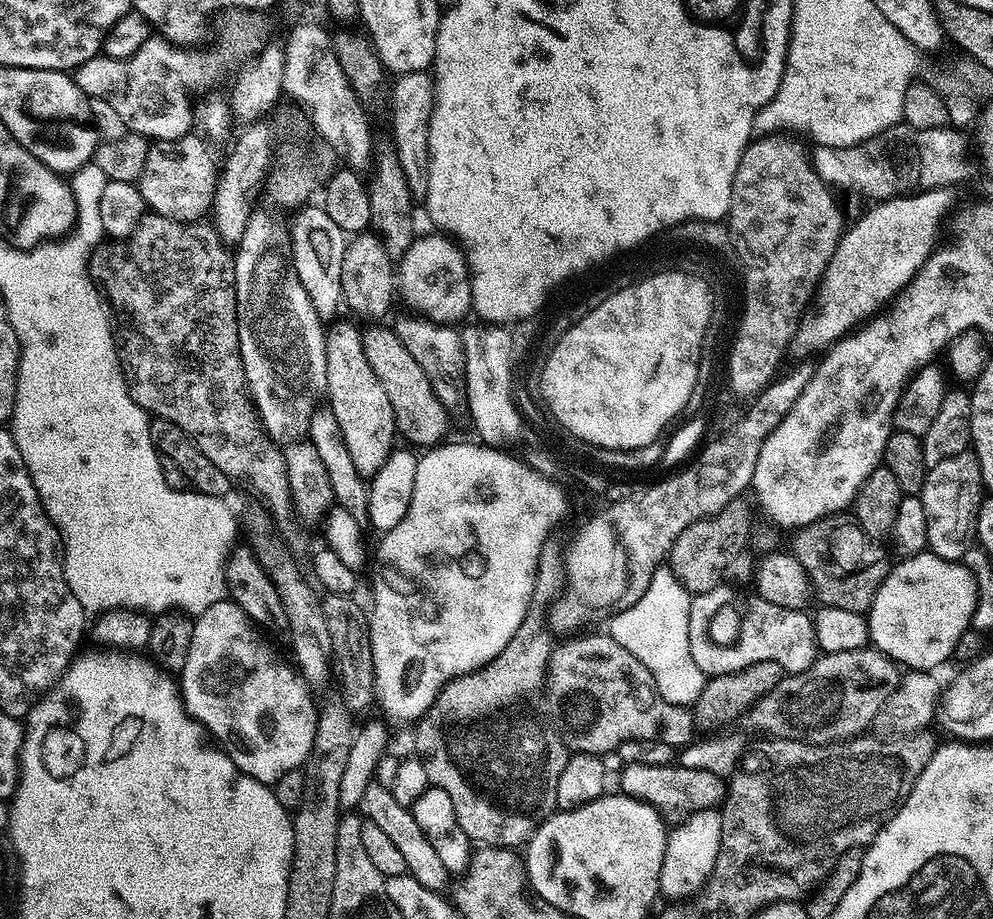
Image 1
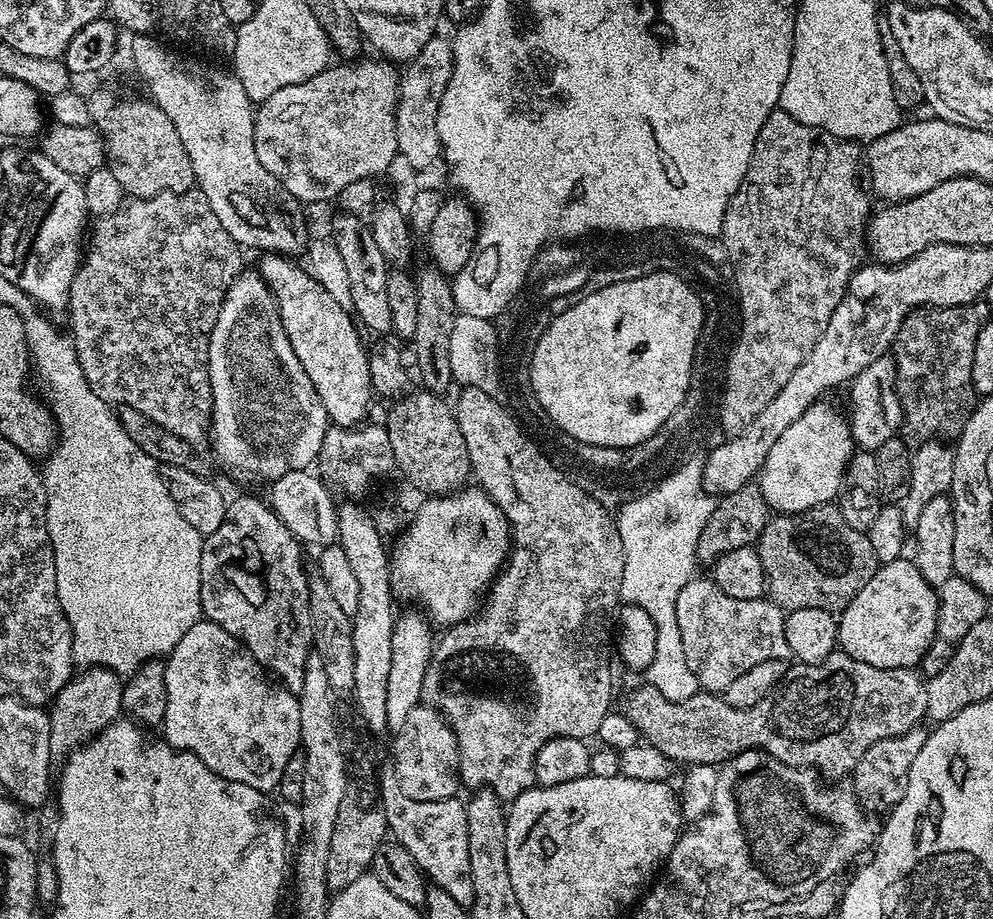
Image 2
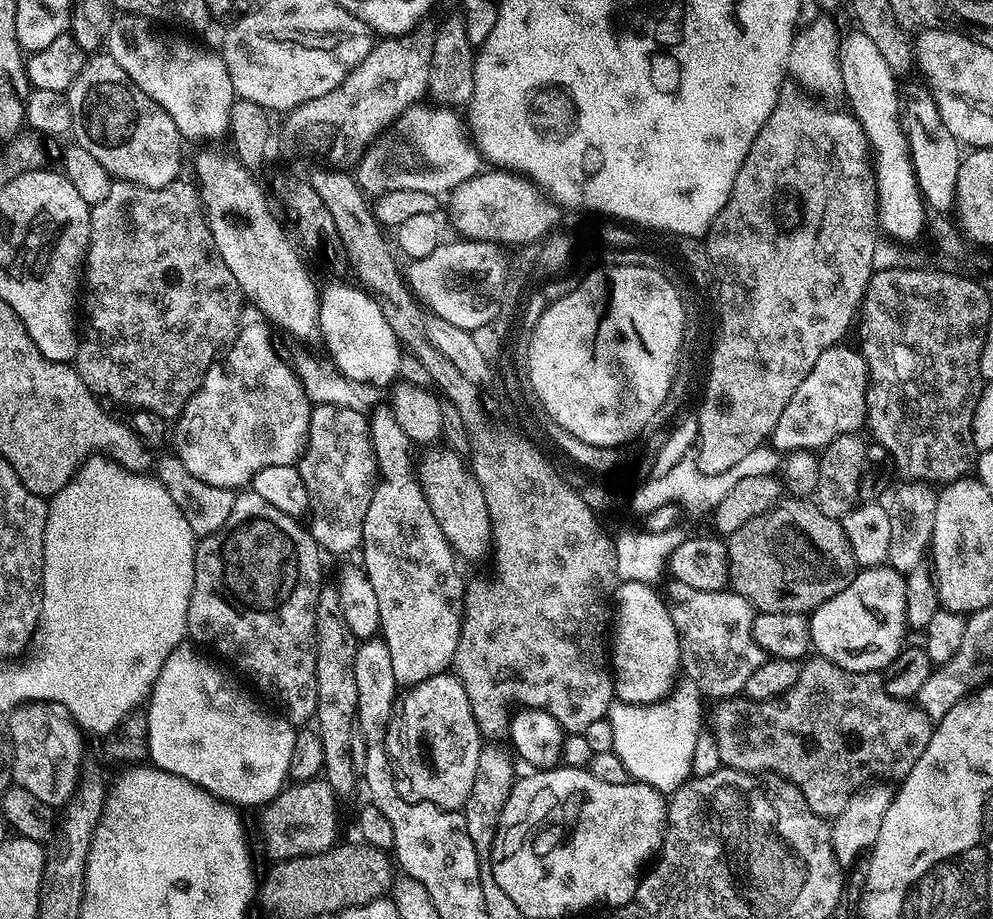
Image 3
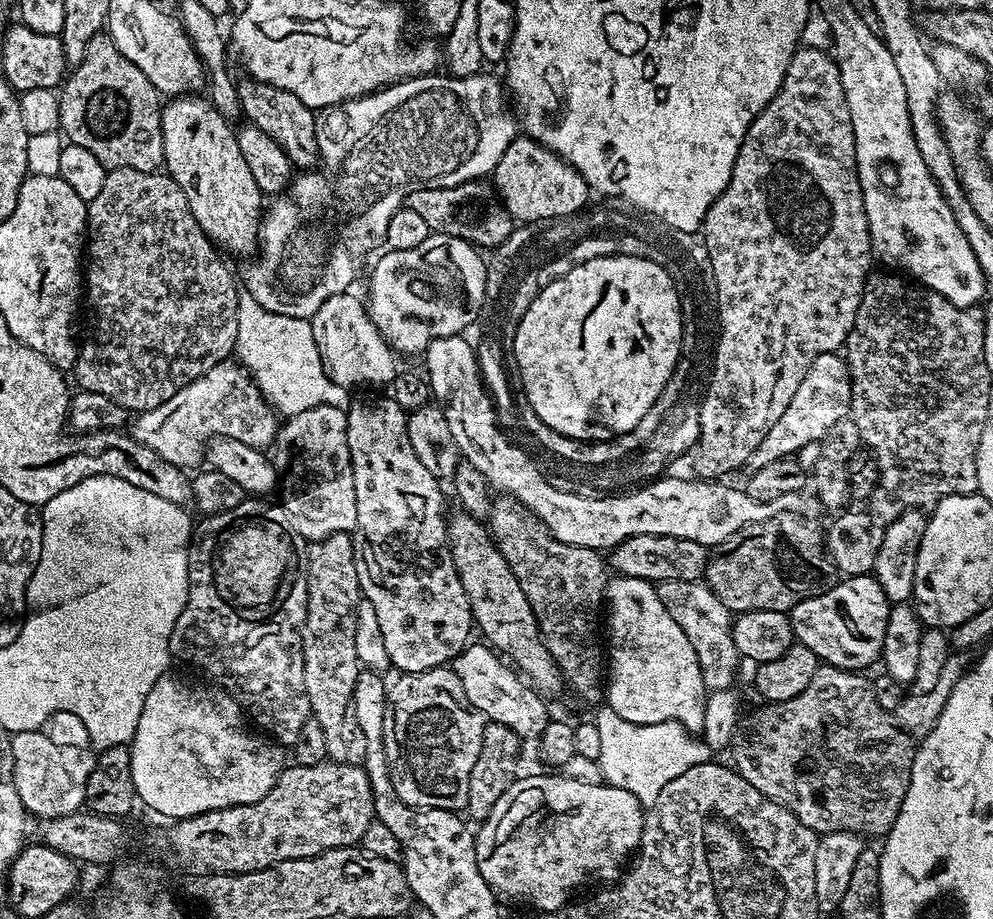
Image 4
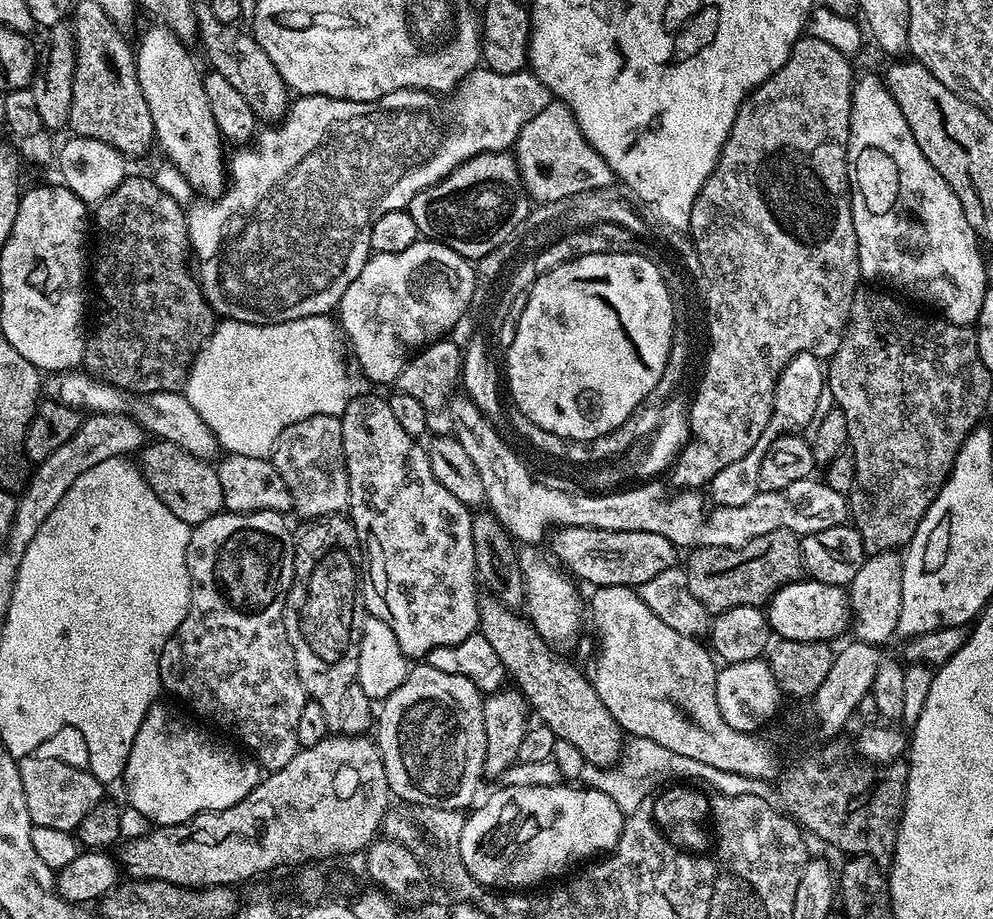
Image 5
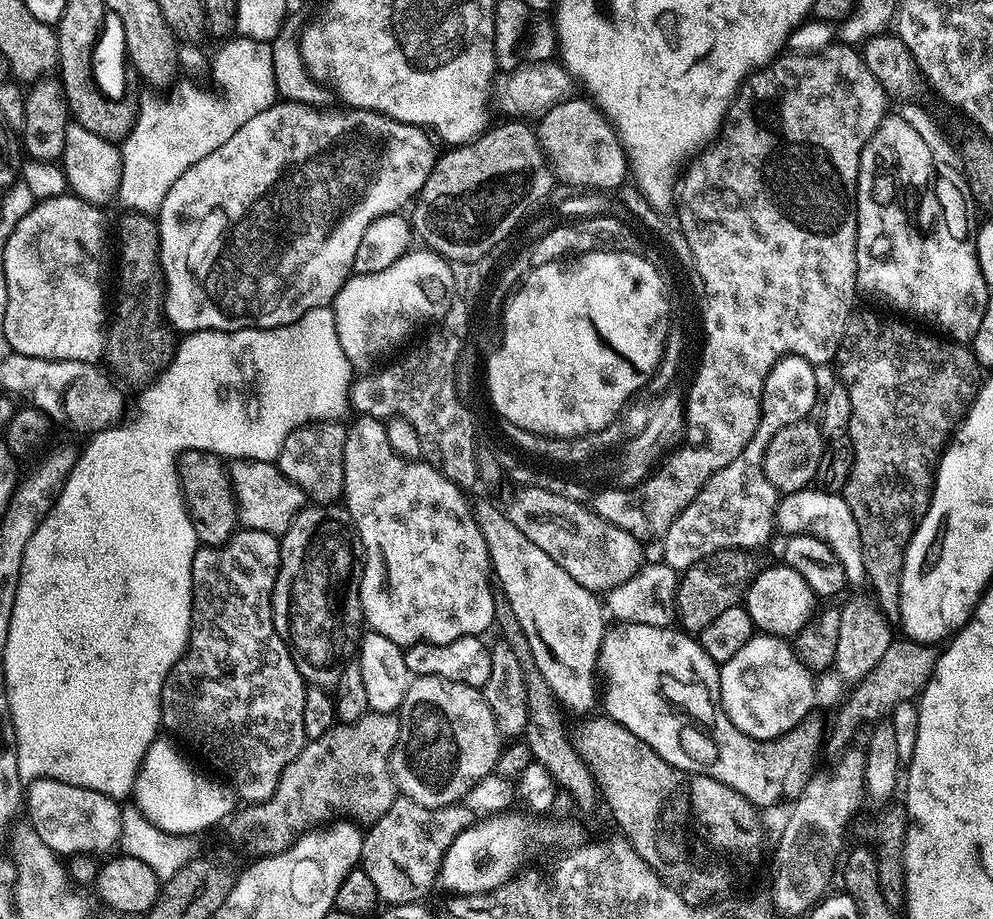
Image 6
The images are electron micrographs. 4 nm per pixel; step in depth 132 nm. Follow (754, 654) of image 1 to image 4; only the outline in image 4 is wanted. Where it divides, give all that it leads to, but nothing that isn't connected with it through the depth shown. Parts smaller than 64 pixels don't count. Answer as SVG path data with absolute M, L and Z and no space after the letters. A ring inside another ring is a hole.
M662 580L656 584L658 598L662 598L662 606L670 610L670 618L682 626L682 634L690 638L690 646L694 646L694 654L698 654L698 666L702 670L702 682L708 692L717 692L723 688L735 685L736 671L742 665L742 658L738 654L738 646L734 646L732 633L733 613L708 588L707 583L678 582L677 580Z

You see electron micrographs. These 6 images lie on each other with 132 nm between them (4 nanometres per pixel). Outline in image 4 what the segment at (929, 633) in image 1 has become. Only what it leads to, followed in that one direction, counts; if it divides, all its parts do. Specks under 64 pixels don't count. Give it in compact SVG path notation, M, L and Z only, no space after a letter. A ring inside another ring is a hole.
M875 575L850 576L841 579L833 588L818 594L814 598L806 598L806 602L798 602L790 613L793 637L810 650L825 665L845 670L868 670L872 663L880 660L882 642L886 638L886 622L890 601L877 582Z

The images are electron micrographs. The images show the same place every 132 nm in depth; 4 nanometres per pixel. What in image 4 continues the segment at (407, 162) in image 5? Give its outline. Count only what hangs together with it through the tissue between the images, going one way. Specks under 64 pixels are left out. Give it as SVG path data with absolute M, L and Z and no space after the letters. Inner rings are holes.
M429 74L426 76L414 76L411 80L401 80L398 84L389 84L377 91L369 92L367 96L359 97L355 100L346 100L341 105L332 105L331 108L325 108L323 111L319 113L316 117L316 137L318 138L318 150L320 151L320 158L319 158L319 168L314 168L311 170L303 171L302 173L299 173L300 175L292 184L290 188L290 198L292 200L292 204L288 200L284 200L281 202L280 205L277 206L276 212L272 212L263 217L262 220L262 243L259 245L258 248L258 255L251 261L253 262L252 265L249 266L248 269L244 272L244 280L242 276L242 288L247 295L252 296L254 298L254 302L258 302L258 306L262 306L266 310L270 310L274 314L286 314L290 318L302 318L303 320L307 320L311 318L315 312L318 310L320 306L328 298L330 298L331 295L338 295L340 293L347 293L349 291L350 286L348 284L352 283L357 274L358 270L362 264L362 256L364 254L368 254L376 249L378 249L380 246L381 248L386 244L386 238L387 238L387 230L388 230L388 222L390 222L390 218L392 218L393 214L401 206L407 201L408 193L413 192L414 190L422 190L426 188L449 188L450 186L454 186L455 184L464 184L468 180L480 180L481 178L487 177L489 174L496 171L496 167L498 166L498 162L502 158L502 154L506 154L506 146L510 146L510 142L514 139L516 139L518 135L518 120L515 115L511 111L509 111L510 104L509 101L506 99L506 88L503 83L499 79L496 80L492 76L484 76L485 74L477 74L475 76L453 76L451 74L443 74L444 76L440 76L441 74ZM328 210L334 210L339 218L341 219L337 228L336 228L336 238L333 242L333 244L310 244L308 243L308 240L306 237L304 237L304 224L316 219L320 214L328 211Z

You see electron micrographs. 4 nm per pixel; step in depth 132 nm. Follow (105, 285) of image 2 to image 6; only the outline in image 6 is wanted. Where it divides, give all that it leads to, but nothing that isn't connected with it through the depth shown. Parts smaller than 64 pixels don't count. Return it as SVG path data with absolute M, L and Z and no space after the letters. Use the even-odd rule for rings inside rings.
M142 212L126 215L120 220L120 293L116 296L116 317L111 317L106 328L102 360L126 383L147 386L171 363L178 336L164 313L166 285L160 267L157 221Z

